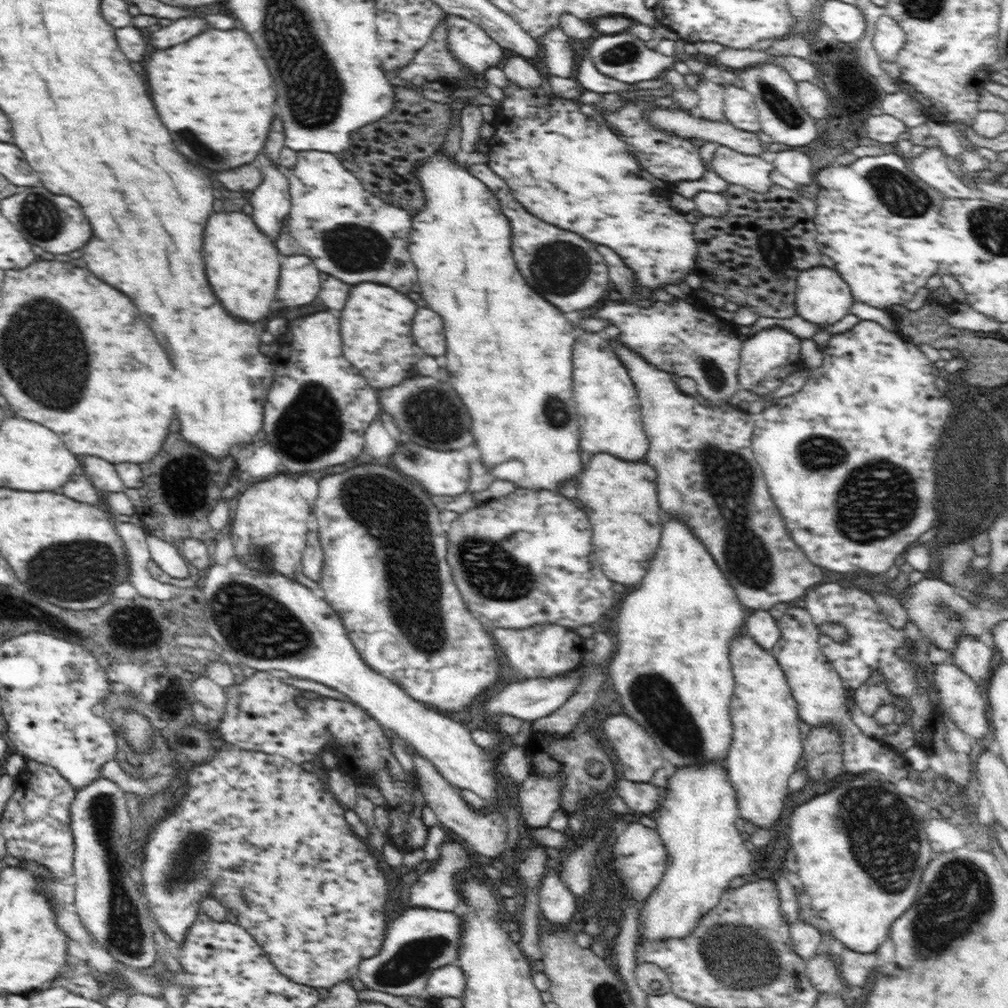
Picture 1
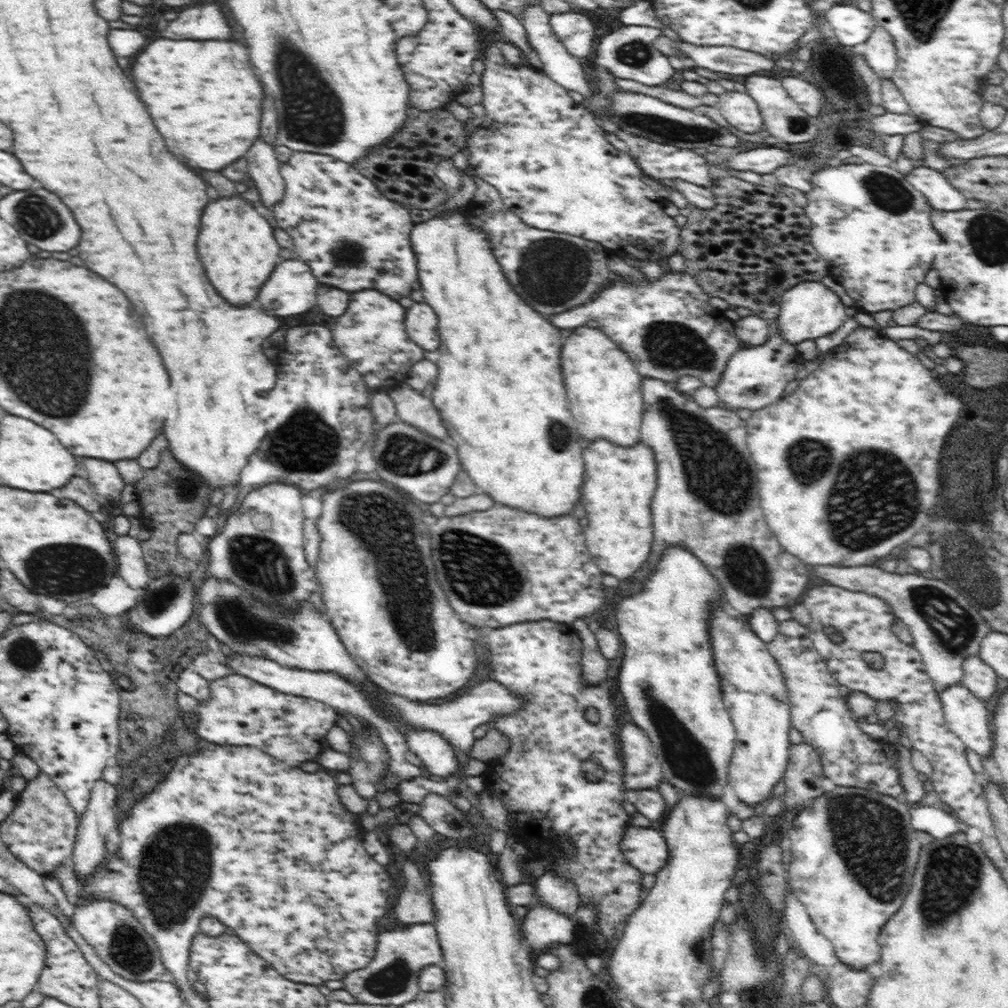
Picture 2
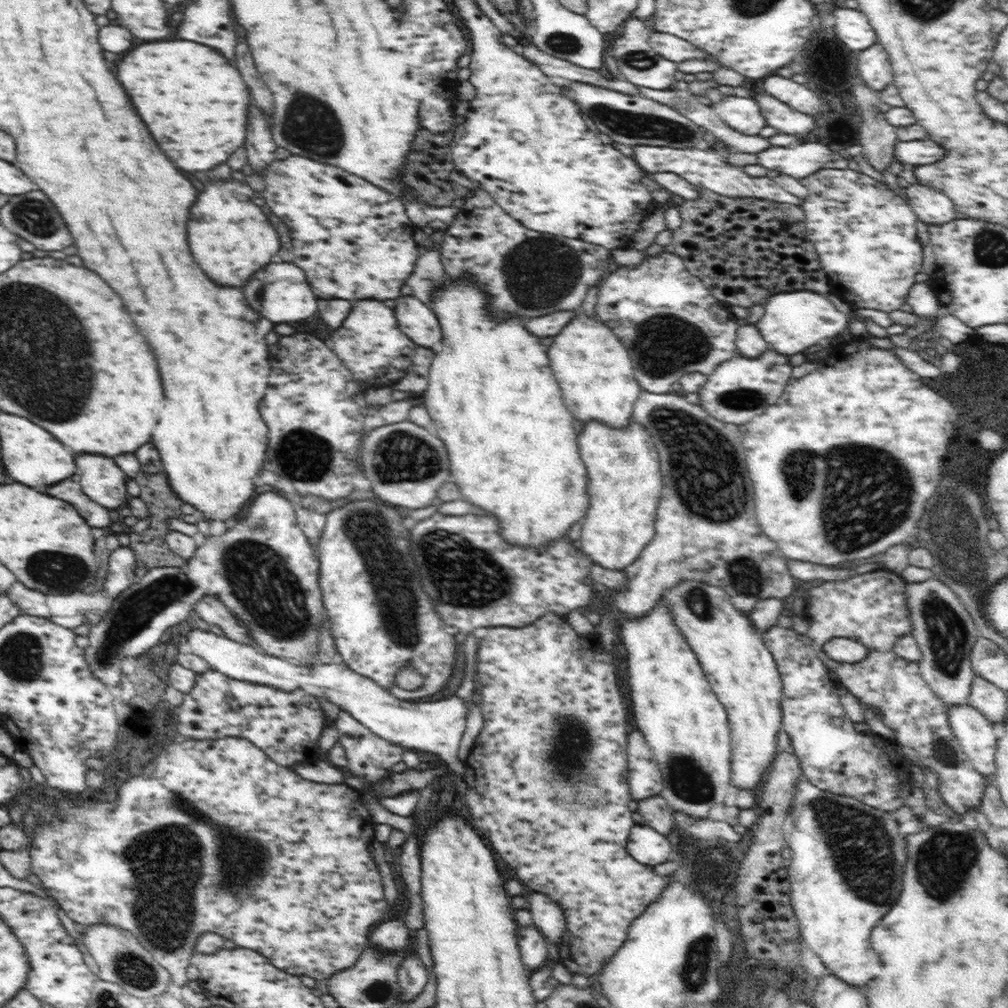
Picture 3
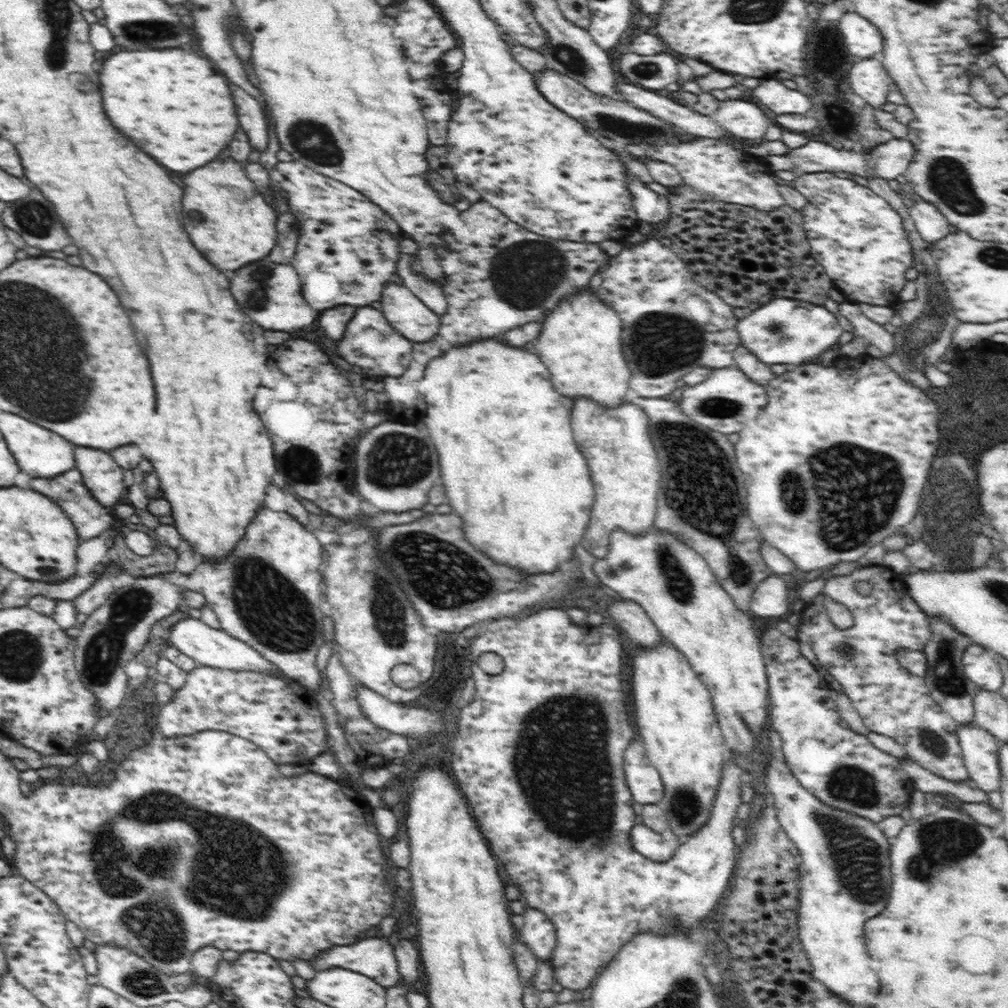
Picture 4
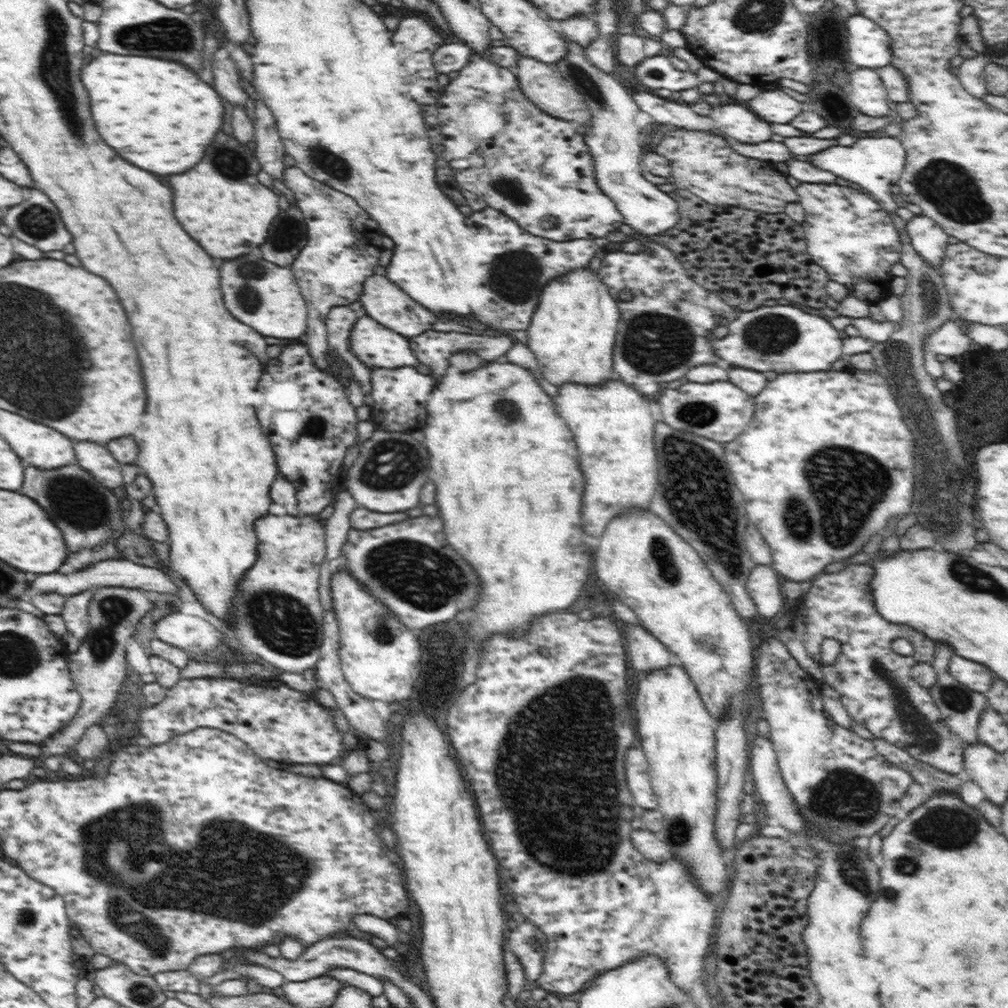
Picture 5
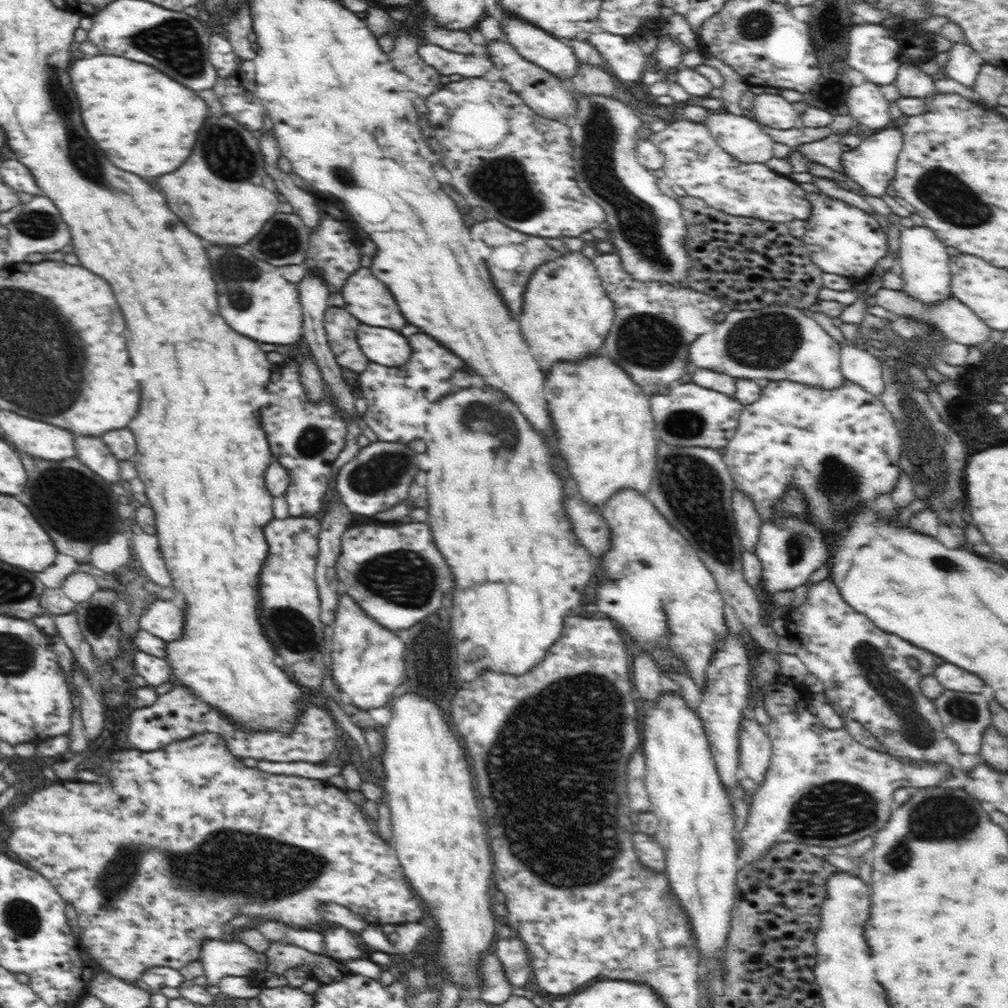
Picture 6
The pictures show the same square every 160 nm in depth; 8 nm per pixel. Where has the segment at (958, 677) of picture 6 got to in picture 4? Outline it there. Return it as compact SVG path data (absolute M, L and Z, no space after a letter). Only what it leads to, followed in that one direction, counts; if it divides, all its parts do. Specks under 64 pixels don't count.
M972 644L962 654L964 674L980 689L998 691L1004 683L1002 669L990 650L982 648L982 645Z

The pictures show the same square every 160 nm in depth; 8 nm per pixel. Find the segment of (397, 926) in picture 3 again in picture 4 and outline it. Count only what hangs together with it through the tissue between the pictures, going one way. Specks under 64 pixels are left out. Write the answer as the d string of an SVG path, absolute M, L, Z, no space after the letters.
M360 938L354 944L348 946L334 946L330 950L320 952L314 960L308 960L311 970L321 971L327 968L340 967L352 972L357 972L368 976L376 983L380 983L383 987L389 989L390 987L399 985L402 981L398 970L398 963L394 955L394 947L386 938Z

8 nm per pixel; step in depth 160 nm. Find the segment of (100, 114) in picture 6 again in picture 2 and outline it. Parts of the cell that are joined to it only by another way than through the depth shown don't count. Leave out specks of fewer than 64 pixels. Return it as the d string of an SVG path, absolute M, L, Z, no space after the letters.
M154 40L134 60L132 78L146 104L158 132L164 136L168 150L184 164L204 170L222 170L242 158L260 136L262 116L262 82L254 74L248 50L232 40Z

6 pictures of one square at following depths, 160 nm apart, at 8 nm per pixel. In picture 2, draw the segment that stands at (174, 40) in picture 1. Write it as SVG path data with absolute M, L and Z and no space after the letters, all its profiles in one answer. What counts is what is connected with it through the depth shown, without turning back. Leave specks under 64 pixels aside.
M216 1L212 4L200 4L194 8L179 9L176 20L172 20L162 32L162 38L170 40L182 40L182 38L194 38L194 40L212 40L212 38L232 38L232 30L228 22L224 20L224 14L220 12L220 6Z

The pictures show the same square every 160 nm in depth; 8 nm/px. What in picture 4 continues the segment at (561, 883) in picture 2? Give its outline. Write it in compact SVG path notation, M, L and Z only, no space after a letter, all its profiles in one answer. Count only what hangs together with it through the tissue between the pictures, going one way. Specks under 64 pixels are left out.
M527 907L522 915L524 924L520 930L516 930L516 940L528 946L530 952L536 955L537 962L548 961L556 946L554 924L546 918L546 914L532 907Z

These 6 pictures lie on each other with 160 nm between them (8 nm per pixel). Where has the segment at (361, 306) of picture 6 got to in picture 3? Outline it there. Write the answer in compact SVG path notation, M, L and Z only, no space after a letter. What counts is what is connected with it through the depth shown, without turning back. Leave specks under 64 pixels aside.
M402 296L396 300L396 318L404 334L414 340L418 346L430 348L442 340L438 320L434 310L412 296Z

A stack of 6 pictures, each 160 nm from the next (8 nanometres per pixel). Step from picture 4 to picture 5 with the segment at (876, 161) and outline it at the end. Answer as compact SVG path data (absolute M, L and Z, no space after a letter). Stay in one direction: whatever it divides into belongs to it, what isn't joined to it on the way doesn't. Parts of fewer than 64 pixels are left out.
M890 136L878 138L861 138L851 146L834 145L820 152L806 156L816 168L827 170L838 176L843 183L853 182L866 190L873 198L883 204L883 209L892 216L899 207L893 200L892 184L900 180L906 164L906 149L900 140Z

